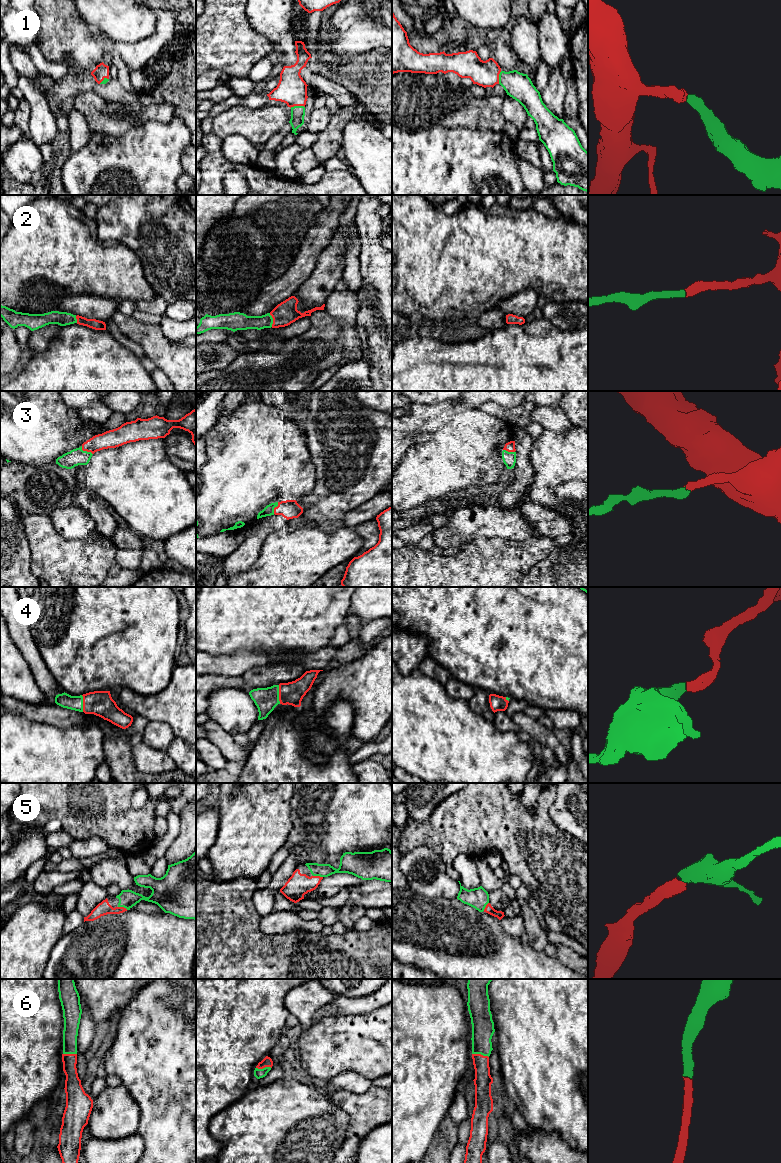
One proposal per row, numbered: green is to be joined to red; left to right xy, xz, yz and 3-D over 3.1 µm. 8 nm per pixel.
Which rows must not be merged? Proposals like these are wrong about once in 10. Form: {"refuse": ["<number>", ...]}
{"refuse": []}

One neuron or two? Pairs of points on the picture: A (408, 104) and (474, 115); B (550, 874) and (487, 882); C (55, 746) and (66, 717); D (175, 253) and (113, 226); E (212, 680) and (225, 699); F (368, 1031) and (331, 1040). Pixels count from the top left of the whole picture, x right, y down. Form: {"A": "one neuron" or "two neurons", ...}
{"A": "one neuron", "B": "two neurons", "C": "two neurons", "D": "one neuron", "E": "two neurons", "F": "one neuron"}

